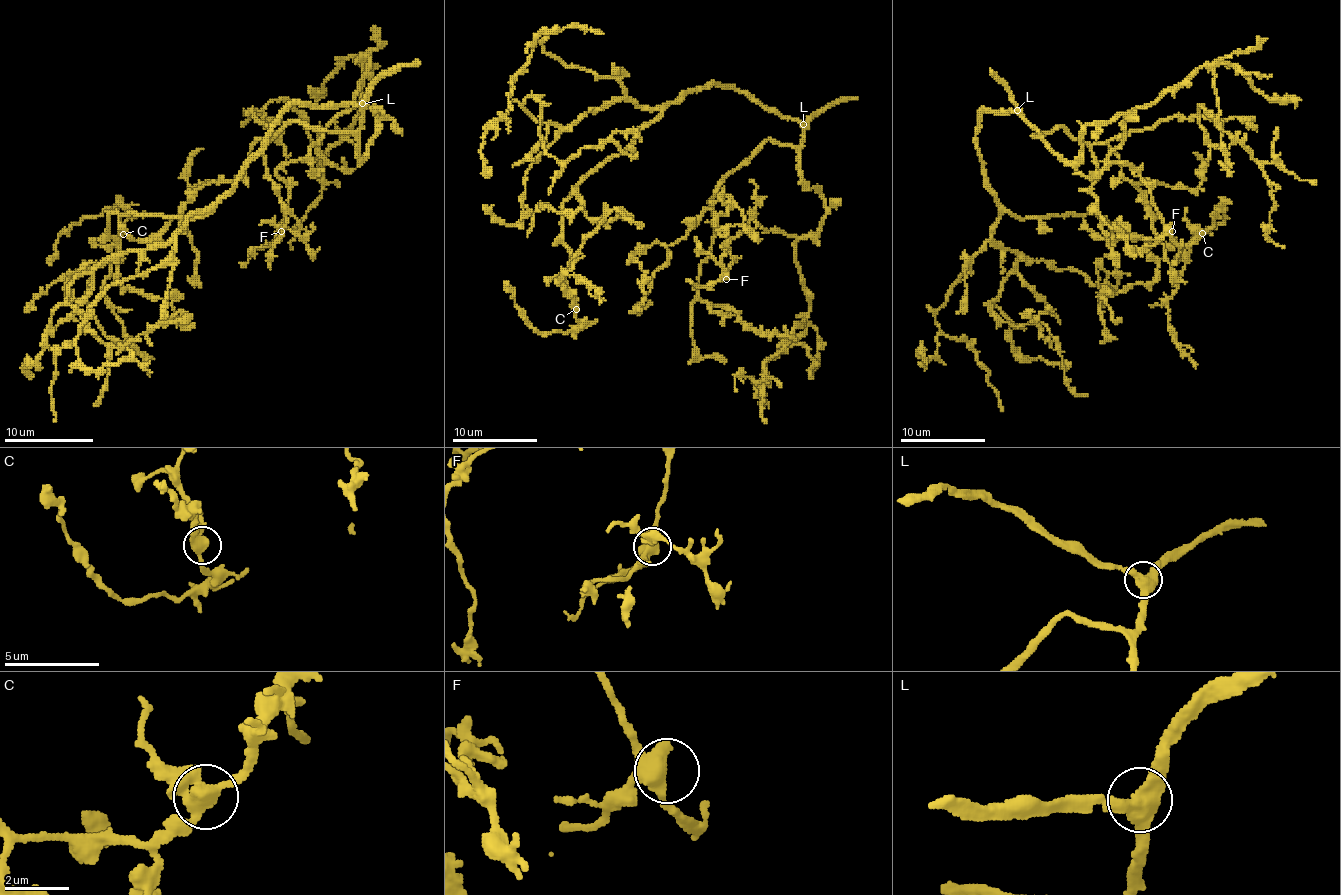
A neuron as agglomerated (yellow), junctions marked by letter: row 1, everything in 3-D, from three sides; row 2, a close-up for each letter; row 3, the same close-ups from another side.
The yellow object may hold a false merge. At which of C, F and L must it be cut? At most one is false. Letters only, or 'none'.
none

